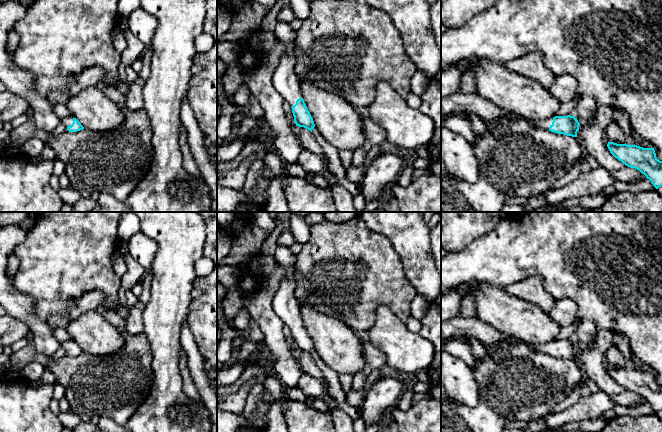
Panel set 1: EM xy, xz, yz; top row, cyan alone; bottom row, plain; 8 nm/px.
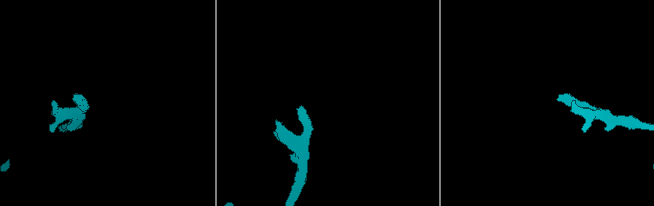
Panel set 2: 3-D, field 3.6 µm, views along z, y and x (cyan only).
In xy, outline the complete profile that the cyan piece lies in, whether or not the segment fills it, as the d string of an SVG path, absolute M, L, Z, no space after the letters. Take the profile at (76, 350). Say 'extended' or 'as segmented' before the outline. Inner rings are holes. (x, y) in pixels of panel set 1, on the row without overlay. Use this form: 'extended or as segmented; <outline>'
extended; M72 339L63 342L61 344L61 347L66 351L66 354L69 356L77 356L84 353L81 347Z

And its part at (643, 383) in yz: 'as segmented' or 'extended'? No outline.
as segmented

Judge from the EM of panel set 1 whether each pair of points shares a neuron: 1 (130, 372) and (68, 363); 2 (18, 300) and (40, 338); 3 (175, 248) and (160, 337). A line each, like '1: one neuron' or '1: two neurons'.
1: one neuron
2: one neuron
3: one neuron

